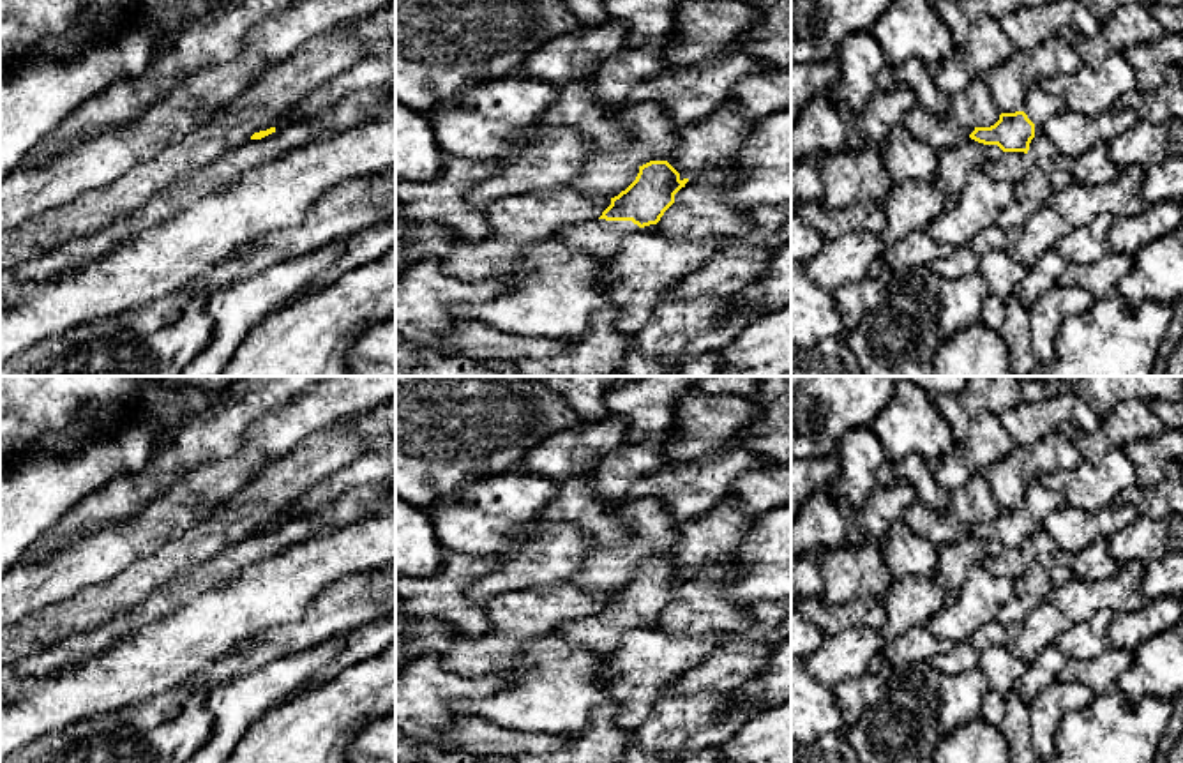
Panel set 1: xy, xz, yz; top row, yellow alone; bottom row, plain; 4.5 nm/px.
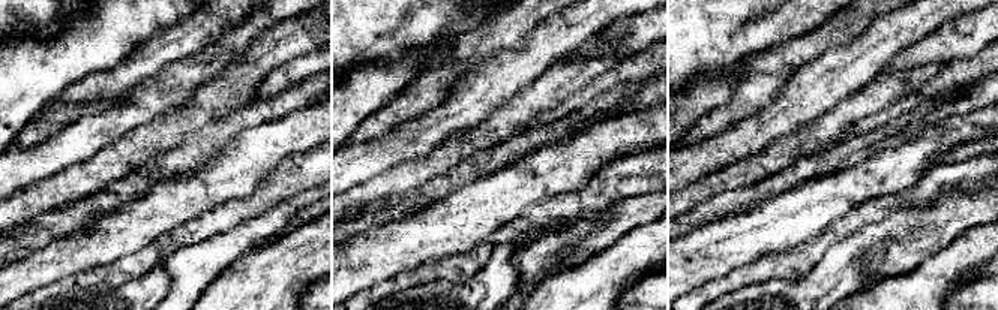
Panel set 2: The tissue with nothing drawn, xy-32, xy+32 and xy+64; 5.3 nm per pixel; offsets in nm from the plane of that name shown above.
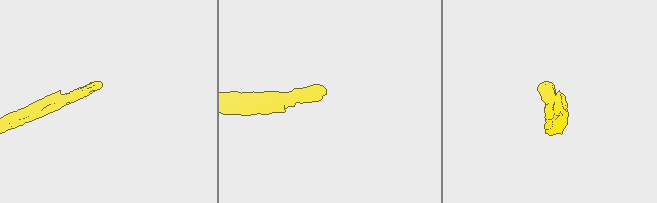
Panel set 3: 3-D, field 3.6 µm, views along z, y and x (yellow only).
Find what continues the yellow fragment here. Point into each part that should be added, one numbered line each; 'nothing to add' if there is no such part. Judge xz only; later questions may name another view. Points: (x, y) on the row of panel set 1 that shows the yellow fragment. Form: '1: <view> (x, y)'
1: xz (597, 237)

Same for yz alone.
1: yz (1039, 106)

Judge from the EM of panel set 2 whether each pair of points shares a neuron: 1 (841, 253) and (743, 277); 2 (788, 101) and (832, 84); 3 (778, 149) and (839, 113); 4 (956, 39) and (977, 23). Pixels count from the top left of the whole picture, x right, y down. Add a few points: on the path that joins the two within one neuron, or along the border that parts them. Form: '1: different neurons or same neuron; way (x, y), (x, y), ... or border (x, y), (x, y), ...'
1: different neurons; border (848, 235), (836, 241), (800, 277)
2: same neuron; way (799, 101), (821, 84)
3: same neuron; way (793, 147), (811, 141), (824, 128)
4: same neuron; way (961, 35), (973, 27)

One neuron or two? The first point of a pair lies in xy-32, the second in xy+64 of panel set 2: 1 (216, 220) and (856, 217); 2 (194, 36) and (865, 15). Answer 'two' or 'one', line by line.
1: one
2: one

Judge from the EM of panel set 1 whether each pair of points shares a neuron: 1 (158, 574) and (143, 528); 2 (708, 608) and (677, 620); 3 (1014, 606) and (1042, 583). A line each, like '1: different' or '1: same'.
1: different
2: same
3: same

